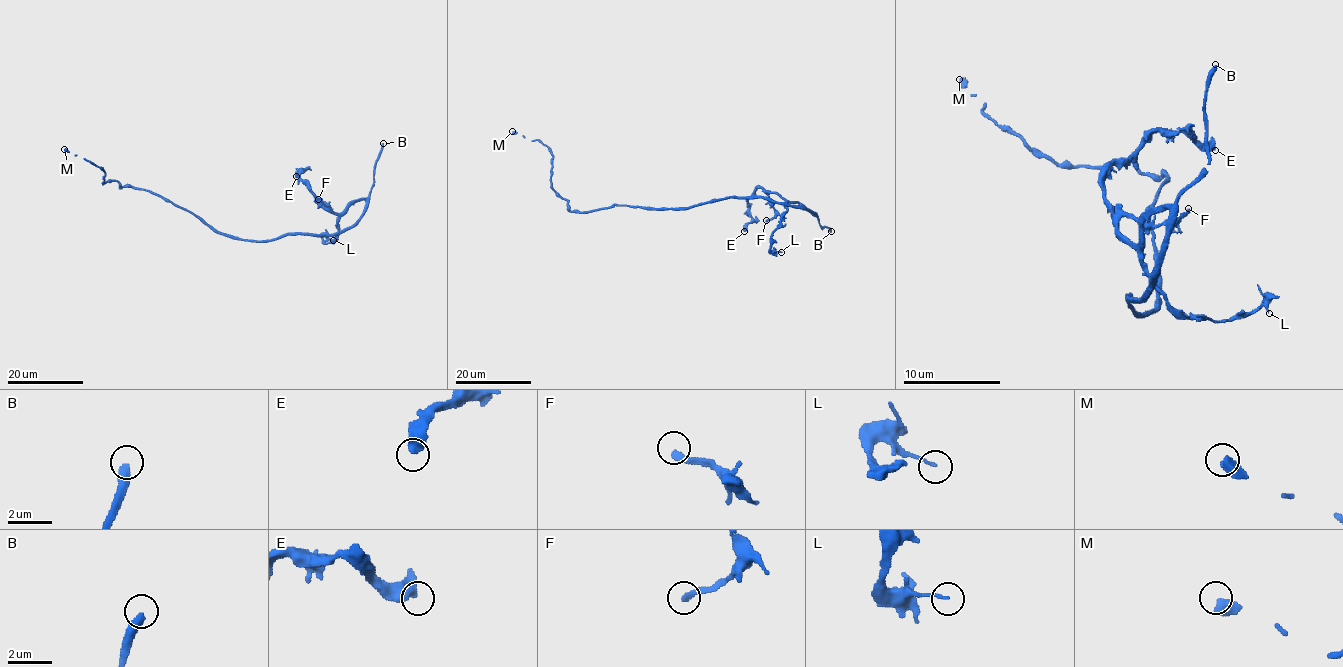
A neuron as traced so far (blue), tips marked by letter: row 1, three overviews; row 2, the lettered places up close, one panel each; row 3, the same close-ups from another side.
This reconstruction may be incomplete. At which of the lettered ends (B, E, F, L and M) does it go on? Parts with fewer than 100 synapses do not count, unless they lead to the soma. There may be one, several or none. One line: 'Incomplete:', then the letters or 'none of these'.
Incomplete: B

